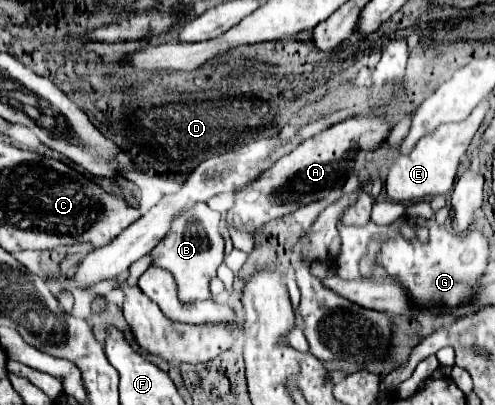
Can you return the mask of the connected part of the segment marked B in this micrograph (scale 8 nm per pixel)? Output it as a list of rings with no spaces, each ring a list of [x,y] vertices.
[[[198,203],[192,211],[186,211],[180,215],[180,219],[176,219],[176,223],[172,223],[172,231],[168,231],[168,235],[152,251],[154,265],[164,267],[174,275],[178,285],[178,299],[184,305],[212,299],[208,283],[224,261],[224,237],[220,235],[218,227],[220,213],[212,211],[206,203]]]

